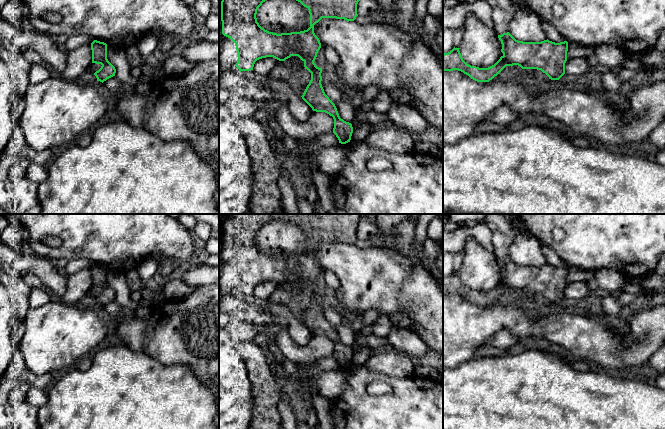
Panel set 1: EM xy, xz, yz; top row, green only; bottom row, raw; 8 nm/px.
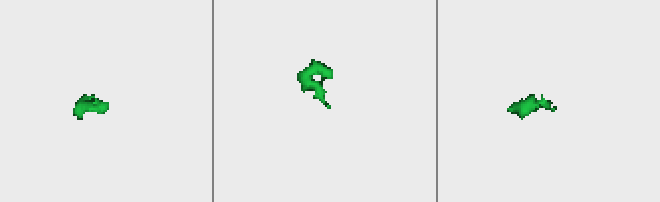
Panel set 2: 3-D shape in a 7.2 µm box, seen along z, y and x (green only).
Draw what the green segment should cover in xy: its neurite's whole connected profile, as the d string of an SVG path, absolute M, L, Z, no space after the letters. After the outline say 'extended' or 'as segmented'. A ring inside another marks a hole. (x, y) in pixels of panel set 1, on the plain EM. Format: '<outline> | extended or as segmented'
M94 264L91 267L92 287L101 288L101 292L94 297L97 305L104 306L115 300L116 293L107 283L107 268Z | as segmented

